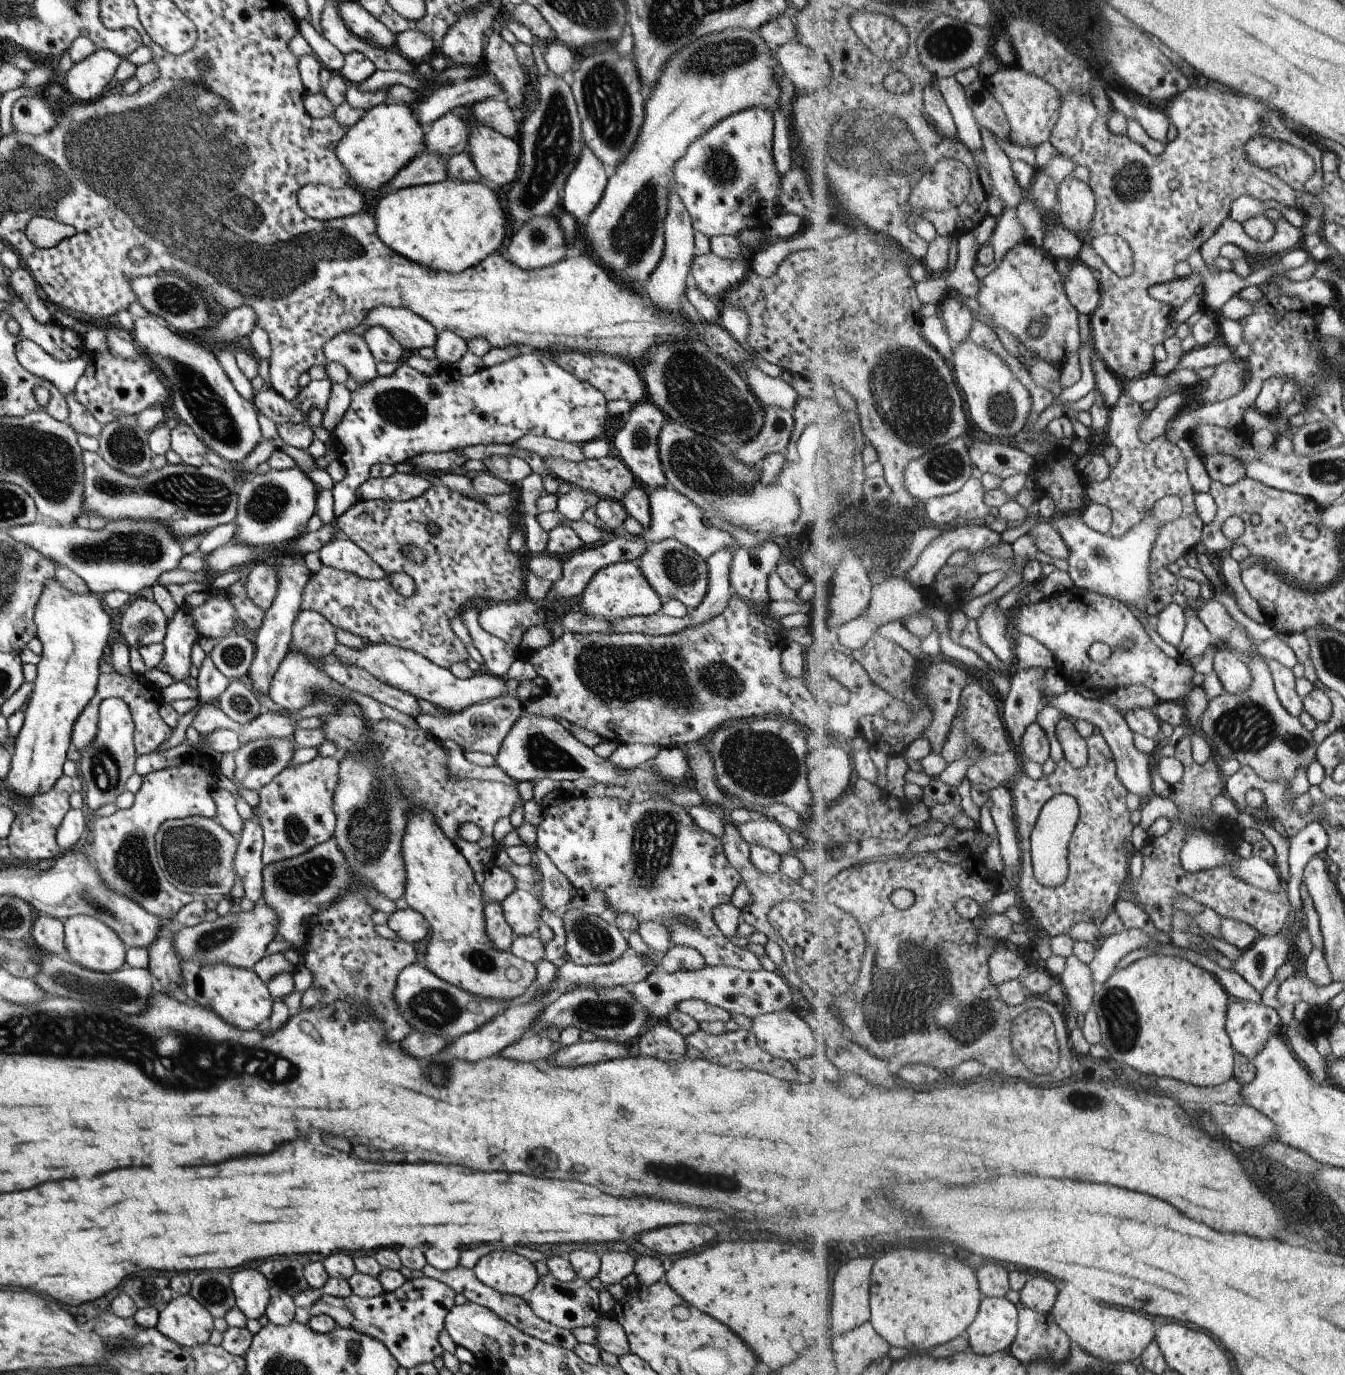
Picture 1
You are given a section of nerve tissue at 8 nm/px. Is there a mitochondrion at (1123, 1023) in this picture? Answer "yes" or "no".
yes

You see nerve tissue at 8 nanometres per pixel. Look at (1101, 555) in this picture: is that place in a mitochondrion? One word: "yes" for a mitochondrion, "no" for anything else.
yes

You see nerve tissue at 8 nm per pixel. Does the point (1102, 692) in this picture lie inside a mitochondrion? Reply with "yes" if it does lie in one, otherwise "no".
no

